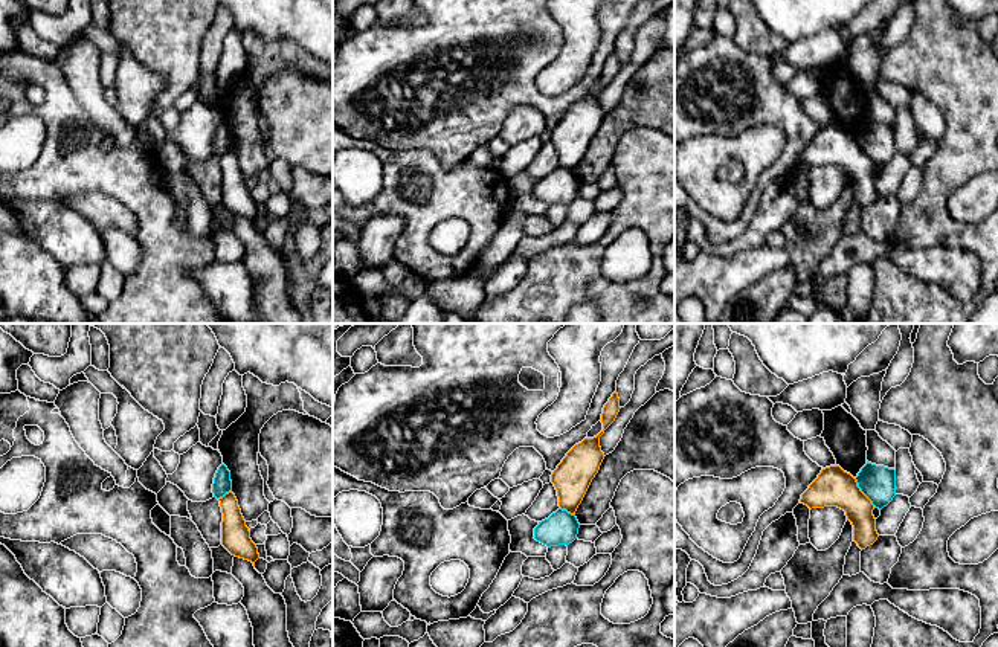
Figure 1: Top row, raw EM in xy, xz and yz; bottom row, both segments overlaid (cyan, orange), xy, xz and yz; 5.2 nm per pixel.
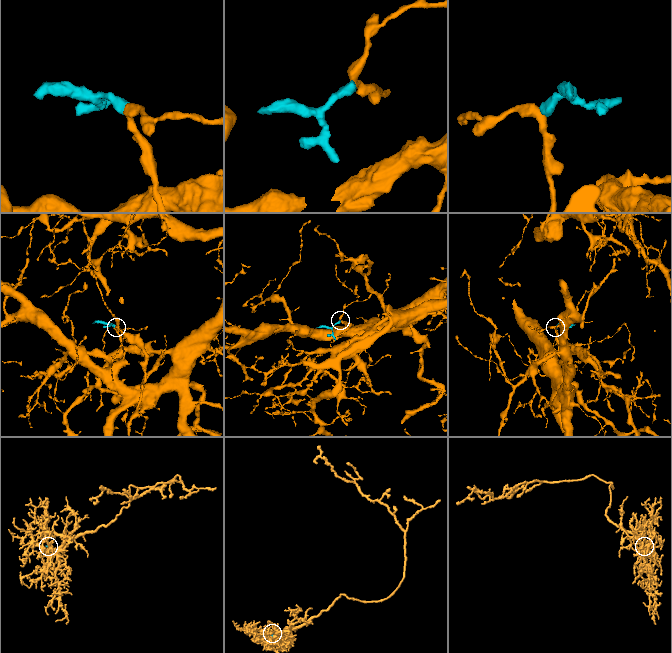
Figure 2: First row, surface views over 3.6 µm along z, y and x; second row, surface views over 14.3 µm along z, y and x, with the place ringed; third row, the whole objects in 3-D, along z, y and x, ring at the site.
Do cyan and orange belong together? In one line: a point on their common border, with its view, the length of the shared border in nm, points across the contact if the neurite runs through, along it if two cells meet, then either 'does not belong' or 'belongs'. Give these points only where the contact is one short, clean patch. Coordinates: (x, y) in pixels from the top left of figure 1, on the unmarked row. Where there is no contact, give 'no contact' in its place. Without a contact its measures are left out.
yz (862, 150) | 200 nm | along yz (853, 136), (859, 148), (875, 165) | does not belong

